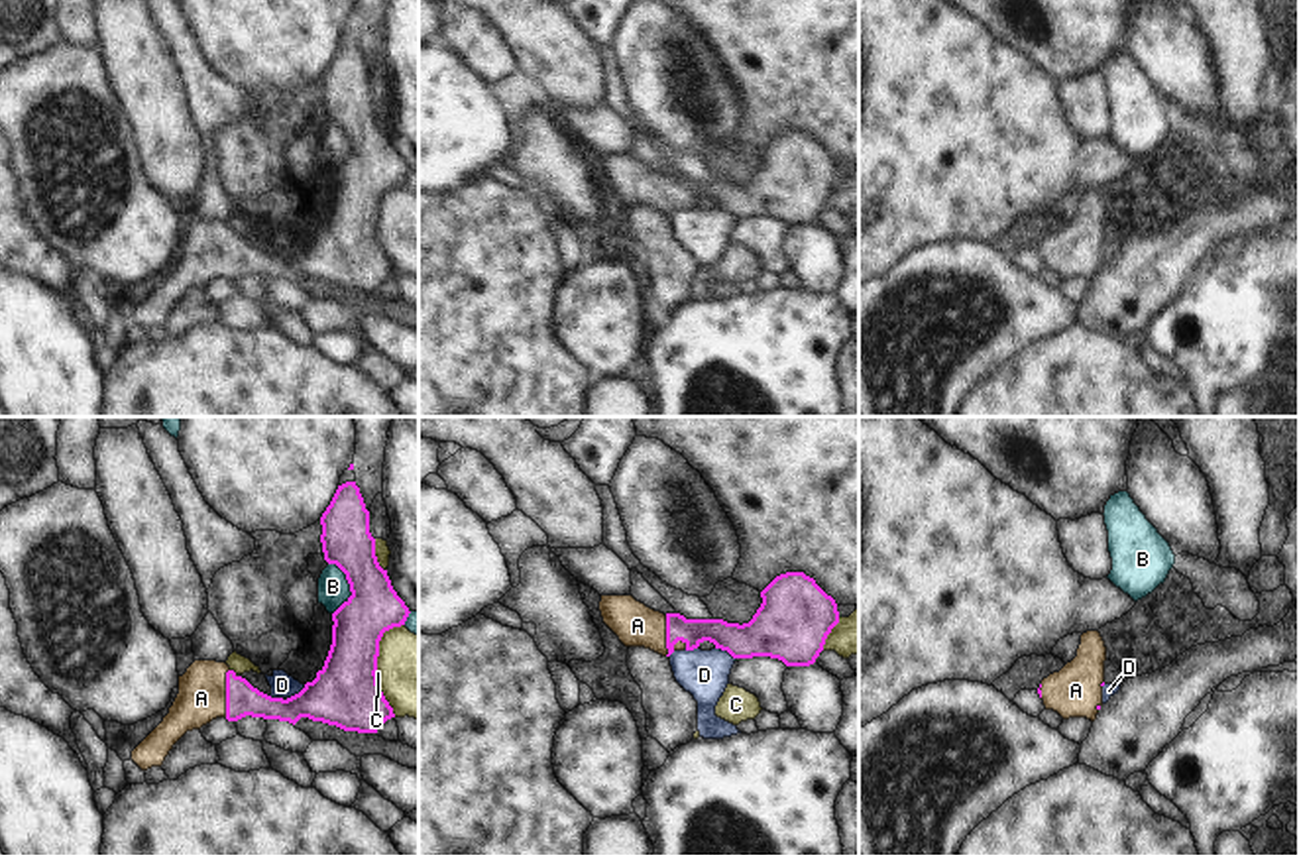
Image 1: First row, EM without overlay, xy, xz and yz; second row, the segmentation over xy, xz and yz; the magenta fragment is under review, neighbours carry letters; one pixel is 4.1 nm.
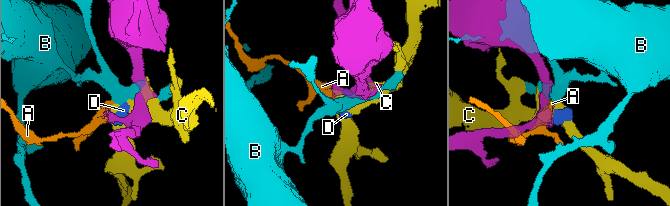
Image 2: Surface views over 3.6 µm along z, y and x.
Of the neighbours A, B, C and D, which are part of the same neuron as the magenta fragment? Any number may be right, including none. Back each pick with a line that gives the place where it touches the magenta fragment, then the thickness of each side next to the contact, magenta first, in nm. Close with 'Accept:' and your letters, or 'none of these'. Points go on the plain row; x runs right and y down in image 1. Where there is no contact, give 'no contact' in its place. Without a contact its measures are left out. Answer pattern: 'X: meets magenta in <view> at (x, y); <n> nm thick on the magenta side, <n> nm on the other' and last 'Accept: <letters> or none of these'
A: meets magenta in xy at (226, 252); 140 nm thick on the magenta side, 200 nm on the other
Accept: A

